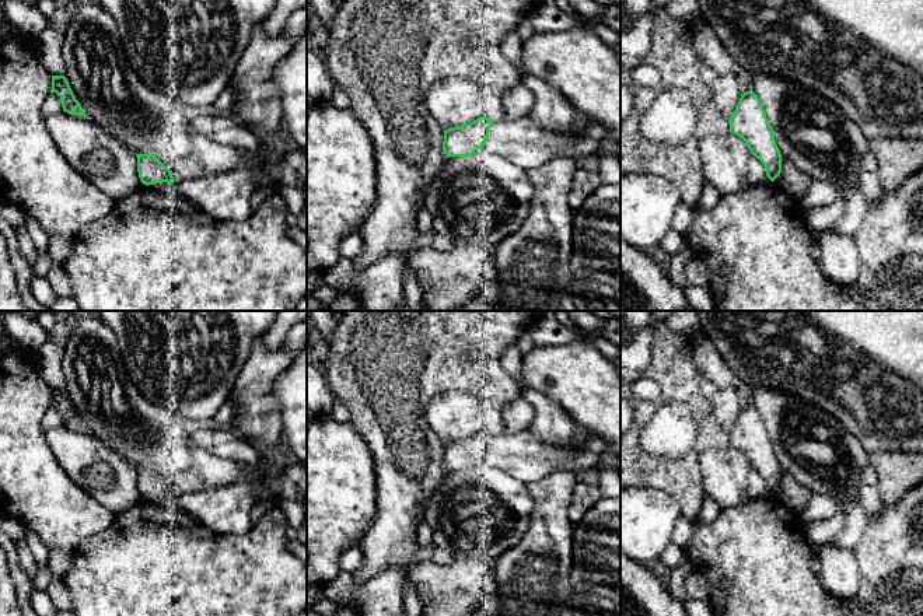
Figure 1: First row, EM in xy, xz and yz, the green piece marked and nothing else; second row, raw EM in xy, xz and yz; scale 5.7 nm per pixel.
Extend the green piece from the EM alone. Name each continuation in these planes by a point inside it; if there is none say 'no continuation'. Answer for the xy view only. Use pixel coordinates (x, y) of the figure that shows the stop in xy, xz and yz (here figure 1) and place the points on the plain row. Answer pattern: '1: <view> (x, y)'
1: xy (206, 472)

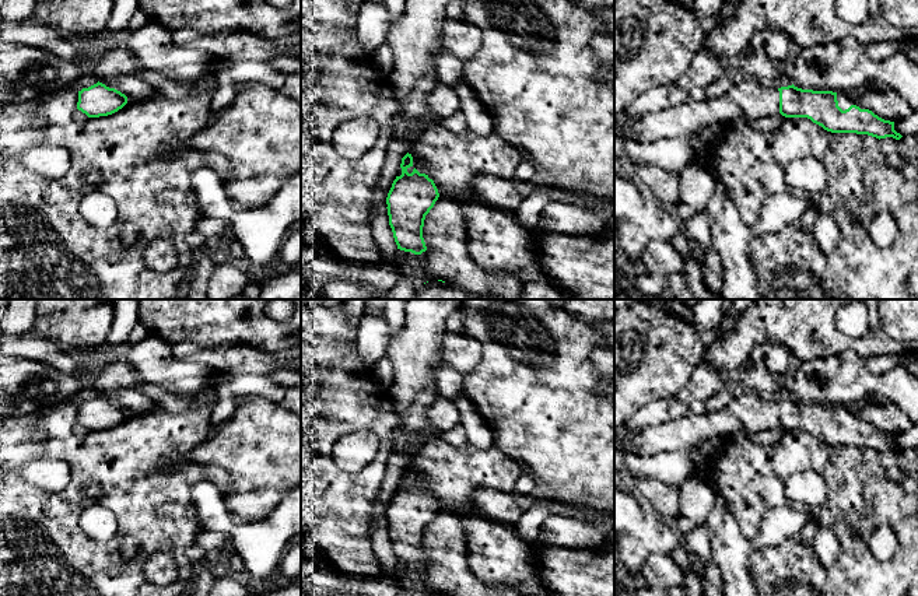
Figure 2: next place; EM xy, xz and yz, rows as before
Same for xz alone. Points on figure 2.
1: xz (414, 353)

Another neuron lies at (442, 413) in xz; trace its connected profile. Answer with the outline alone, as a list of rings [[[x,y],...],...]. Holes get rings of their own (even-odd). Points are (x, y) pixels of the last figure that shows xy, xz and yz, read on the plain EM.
[[[438,395],[427,397],[427,417],[431,425],[437,427],[441,432],[446,432],[460,424],[460,414],[455,402]]]

